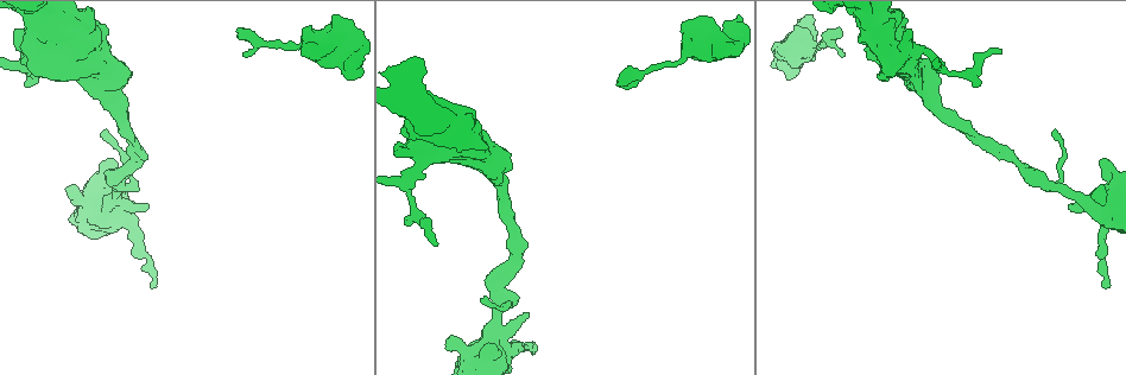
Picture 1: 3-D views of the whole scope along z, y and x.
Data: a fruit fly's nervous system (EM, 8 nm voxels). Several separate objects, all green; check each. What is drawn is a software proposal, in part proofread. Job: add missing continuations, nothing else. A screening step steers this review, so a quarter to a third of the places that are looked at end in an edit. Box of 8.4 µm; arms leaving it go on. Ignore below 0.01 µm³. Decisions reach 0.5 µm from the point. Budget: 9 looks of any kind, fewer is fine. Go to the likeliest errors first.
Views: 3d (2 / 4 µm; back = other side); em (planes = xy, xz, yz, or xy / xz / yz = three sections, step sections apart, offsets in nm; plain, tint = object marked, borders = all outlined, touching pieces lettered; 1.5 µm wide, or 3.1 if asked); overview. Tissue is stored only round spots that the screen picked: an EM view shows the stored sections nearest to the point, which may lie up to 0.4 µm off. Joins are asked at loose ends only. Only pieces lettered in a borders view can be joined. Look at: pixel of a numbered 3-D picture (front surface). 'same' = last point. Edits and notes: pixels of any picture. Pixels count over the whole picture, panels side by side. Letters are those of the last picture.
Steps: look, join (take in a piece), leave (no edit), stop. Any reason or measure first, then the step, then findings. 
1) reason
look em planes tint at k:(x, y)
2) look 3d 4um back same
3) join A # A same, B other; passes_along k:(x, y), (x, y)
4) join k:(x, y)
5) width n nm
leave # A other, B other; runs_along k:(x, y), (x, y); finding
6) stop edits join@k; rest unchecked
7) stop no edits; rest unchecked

branch stops here
look 3d 4um at 1:(435, 245)

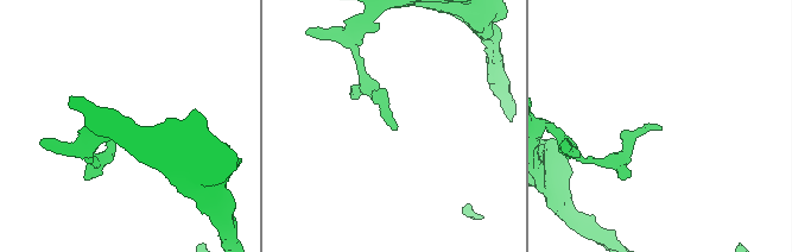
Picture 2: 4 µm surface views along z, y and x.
look em planes tint at 2:(660, 126)

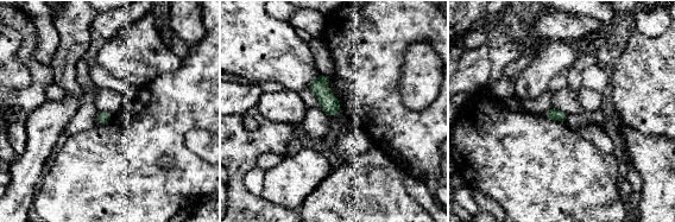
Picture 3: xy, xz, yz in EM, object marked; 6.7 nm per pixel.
look em planes borders same

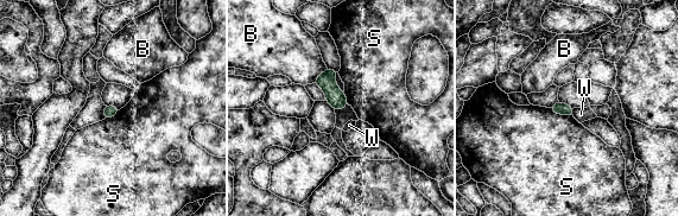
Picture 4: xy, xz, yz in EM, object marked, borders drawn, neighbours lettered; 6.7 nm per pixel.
leave # B other, S other, W other; border 4:(572, 108), (574, 115); none of them fits

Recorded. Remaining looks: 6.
free end
look 3d 4um at 1:(21, 44)

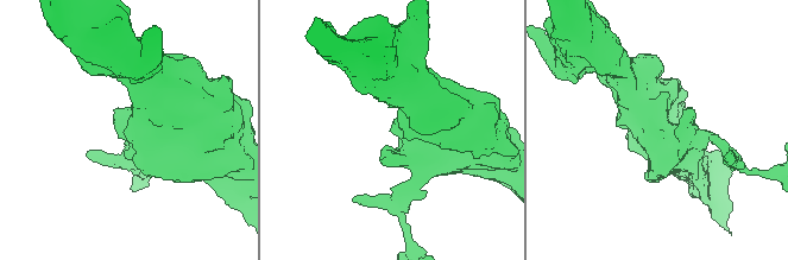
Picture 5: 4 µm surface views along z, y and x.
look em planes borders at 5:(127, 127)

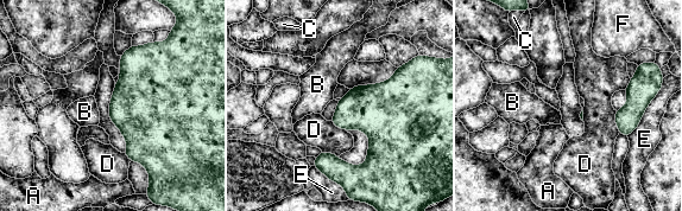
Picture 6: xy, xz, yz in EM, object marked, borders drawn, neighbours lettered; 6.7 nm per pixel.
leave # A other, B other, C other, D other, E other, F other; border 6:(614, 110), (614, 122), (619, 132); none of them fits

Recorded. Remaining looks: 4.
an open end
look em xy step 8 tint at 1:(65, 190)

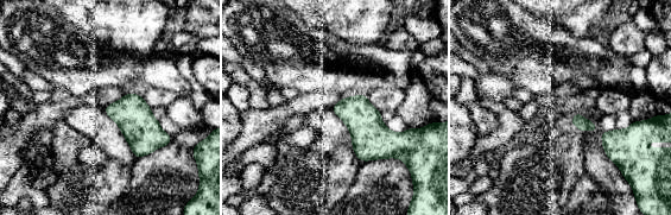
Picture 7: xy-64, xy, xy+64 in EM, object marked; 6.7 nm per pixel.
another direction
look em planes borders same

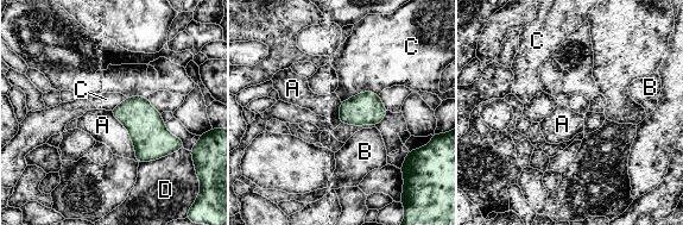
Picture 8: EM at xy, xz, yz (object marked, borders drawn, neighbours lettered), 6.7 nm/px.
leave # A other, B other, C other, D other; border 8:(111, 111), (128, 132), (138, 161); no lettered piece goes on from it

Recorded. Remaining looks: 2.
stop no edits; rest unchecked

